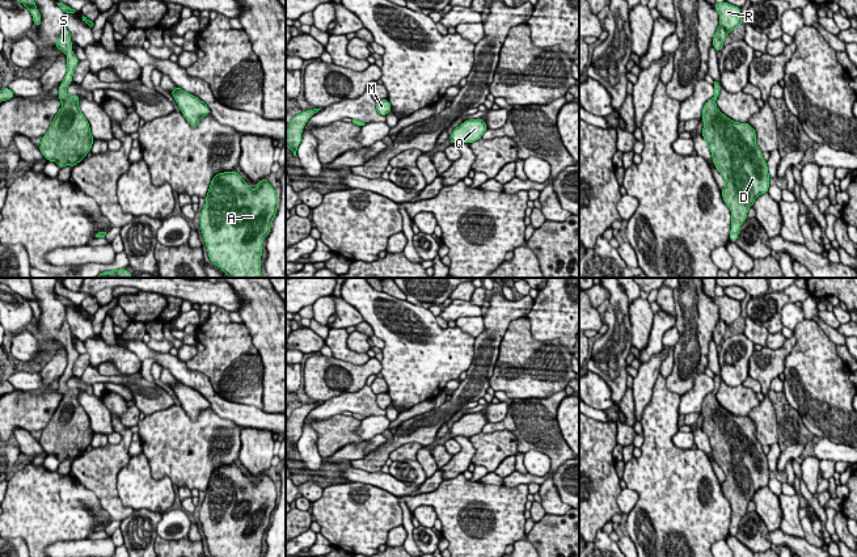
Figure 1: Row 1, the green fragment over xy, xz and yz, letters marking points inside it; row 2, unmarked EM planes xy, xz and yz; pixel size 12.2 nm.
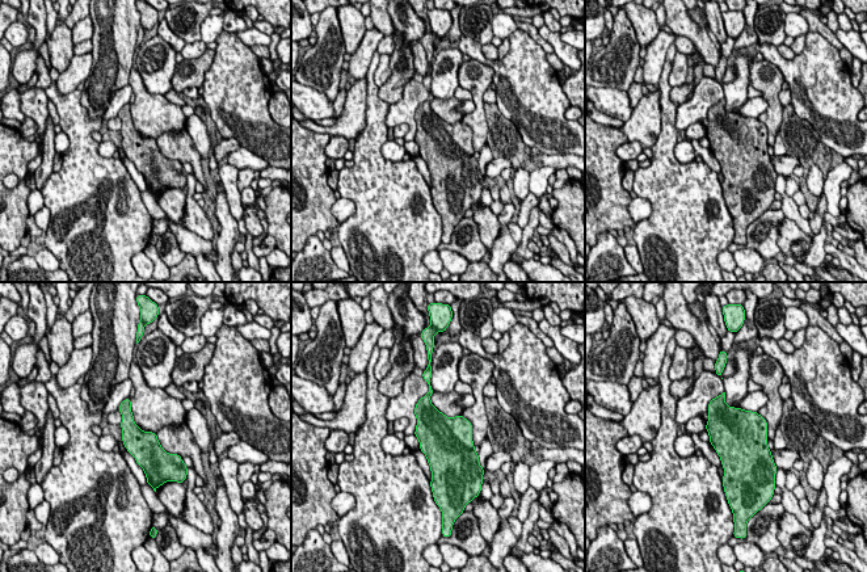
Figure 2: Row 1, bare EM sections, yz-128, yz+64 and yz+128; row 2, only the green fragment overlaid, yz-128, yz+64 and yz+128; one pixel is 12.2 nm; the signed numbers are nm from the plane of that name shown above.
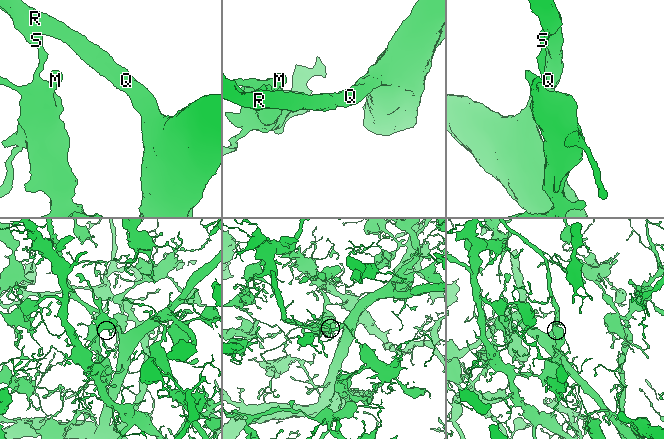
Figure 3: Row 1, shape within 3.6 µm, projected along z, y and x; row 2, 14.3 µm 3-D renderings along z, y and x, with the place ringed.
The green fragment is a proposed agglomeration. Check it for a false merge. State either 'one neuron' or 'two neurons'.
one neuron

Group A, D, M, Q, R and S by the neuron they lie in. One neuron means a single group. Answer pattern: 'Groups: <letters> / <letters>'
Groups: A D M Q R S

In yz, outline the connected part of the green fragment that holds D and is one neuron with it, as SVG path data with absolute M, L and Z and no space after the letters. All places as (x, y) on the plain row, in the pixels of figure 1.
M714 375L714 391L702 402L702 431L708 435L713 456L726 480L721 484L731 505L730 535L736 535L755 493L768 486L769 467L763 446L756 439L756 426L748 415L733 415L719 405L715 394L721 379Z

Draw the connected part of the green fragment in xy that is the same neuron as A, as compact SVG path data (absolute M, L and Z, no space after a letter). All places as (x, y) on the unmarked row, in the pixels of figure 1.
M236 464L214 469L199 515L212 557L261 557L262 537L276 509L278 491L266 472L254 478L257 484Z

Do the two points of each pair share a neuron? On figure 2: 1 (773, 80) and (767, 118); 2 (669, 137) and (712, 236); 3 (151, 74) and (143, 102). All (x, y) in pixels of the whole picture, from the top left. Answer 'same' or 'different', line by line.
1: same
2: same
3: different

